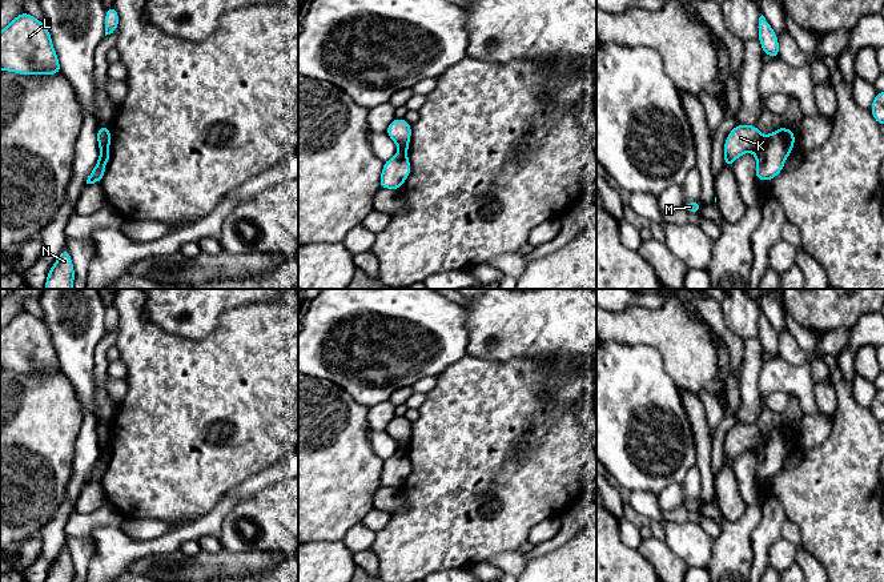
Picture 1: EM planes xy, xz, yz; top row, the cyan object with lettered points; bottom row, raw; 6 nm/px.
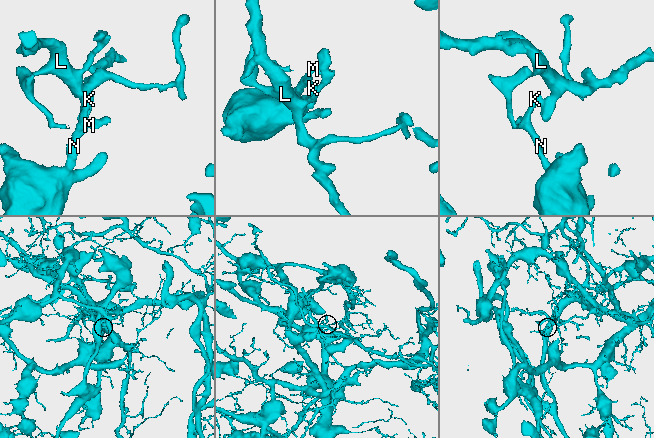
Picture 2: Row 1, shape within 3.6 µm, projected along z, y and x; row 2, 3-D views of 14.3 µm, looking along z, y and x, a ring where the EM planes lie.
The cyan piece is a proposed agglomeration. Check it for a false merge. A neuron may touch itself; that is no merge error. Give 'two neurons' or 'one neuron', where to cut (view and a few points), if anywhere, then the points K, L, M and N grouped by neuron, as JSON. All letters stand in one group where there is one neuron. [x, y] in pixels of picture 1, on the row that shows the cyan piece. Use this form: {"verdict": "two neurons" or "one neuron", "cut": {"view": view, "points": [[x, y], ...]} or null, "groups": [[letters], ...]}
{"verdict": "two neurons", "cut": {"view": "yz", "points": [[764, 136], [754, 152]]}, "groups": [["K", "M", "N"], ["L"]]}

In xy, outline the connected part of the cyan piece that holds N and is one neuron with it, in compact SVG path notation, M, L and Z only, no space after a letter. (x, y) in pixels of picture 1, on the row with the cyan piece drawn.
M67 248L63 249L53 266L49 269L45 289L73 289L75 269Z

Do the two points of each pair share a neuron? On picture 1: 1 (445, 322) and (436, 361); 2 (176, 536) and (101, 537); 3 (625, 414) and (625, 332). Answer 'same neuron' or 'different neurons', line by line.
1: same neuron
2: same neuron
3: different neurons

